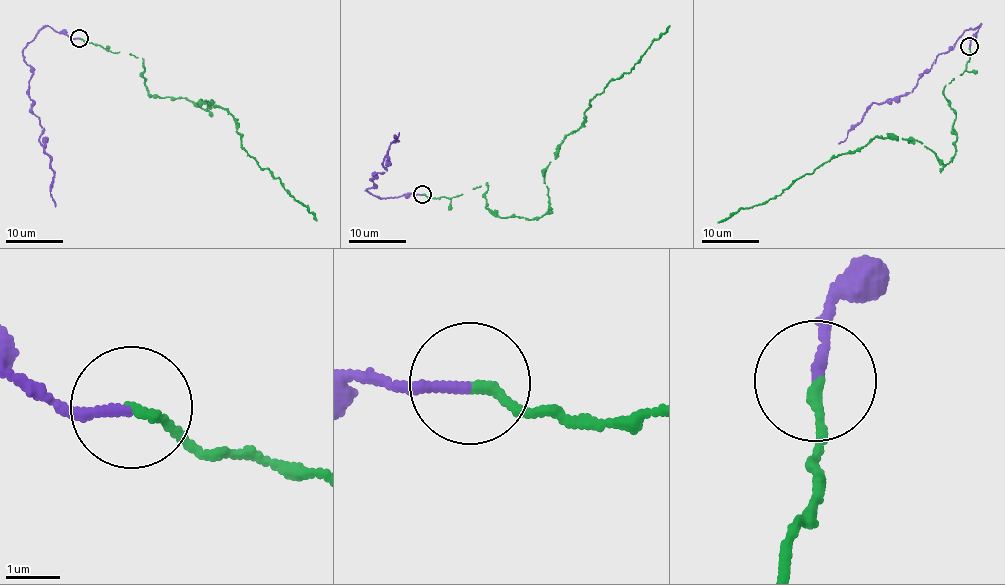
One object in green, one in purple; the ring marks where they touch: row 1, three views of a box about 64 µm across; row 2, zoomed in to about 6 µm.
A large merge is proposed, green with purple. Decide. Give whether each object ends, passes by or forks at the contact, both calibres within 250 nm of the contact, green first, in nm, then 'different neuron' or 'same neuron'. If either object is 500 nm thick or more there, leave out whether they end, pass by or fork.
green ends there; purple ends there; 170 nm thick on the green side, 200 nm on the other; same neuron

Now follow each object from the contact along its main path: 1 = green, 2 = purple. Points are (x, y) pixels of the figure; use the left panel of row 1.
1: (78, 38), (142, 59), (150, 94), (232, 115), (242, 147), (317, 220)
2: (78, 38), (43, 26), (22, 51), (32, 72), (31, 110), (53, 173), (55, 207)

